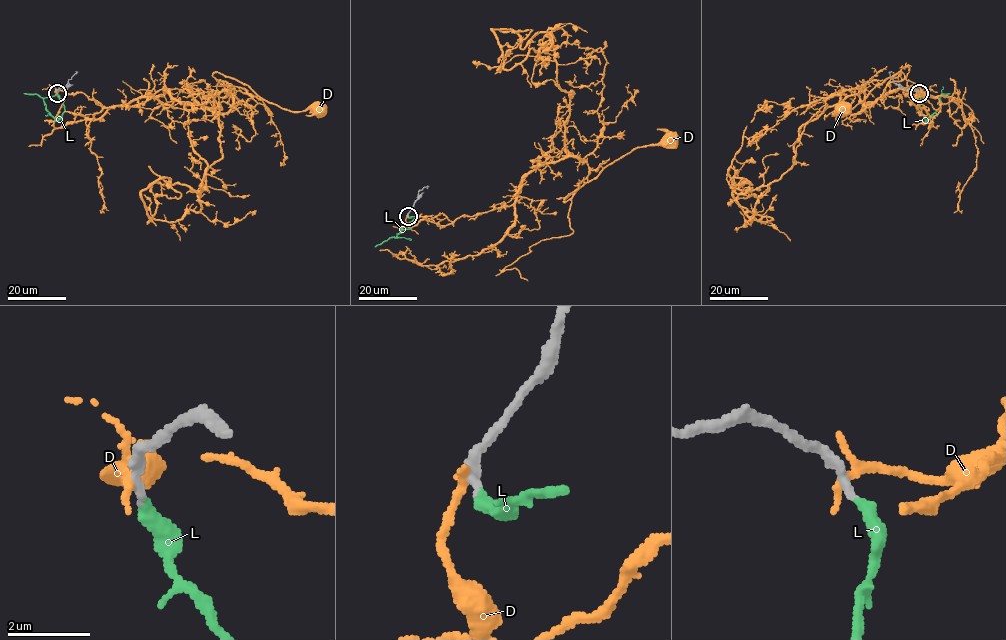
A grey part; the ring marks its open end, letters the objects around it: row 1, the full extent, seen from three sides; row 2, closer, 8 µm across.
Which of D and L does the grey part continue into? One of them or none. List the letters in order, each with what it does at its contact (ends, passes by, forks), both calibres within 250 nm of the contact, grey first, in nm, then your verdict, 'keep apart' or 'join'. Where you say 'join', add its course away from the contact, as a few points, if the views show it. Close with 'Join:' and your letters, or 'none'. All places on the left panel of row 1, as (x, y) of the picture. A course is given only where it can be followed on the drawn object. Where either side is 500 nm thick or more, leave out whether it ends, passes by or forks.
D: it ends | 280/280 nm | keep apart
L: it ends | 200/320 nm | join | via (57, 93), (64, 112), (56, 121), (43, 100), (53, 96), (59, 87)
Join: L

